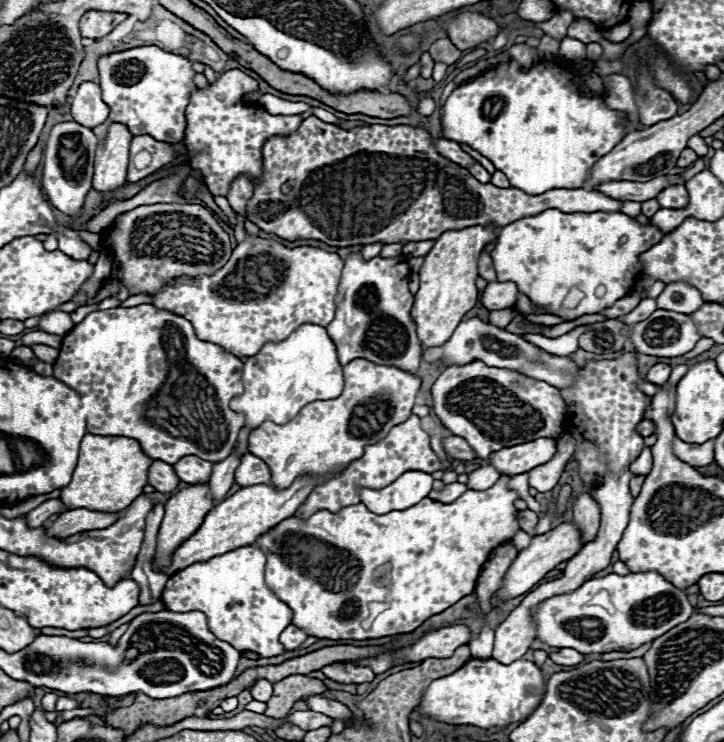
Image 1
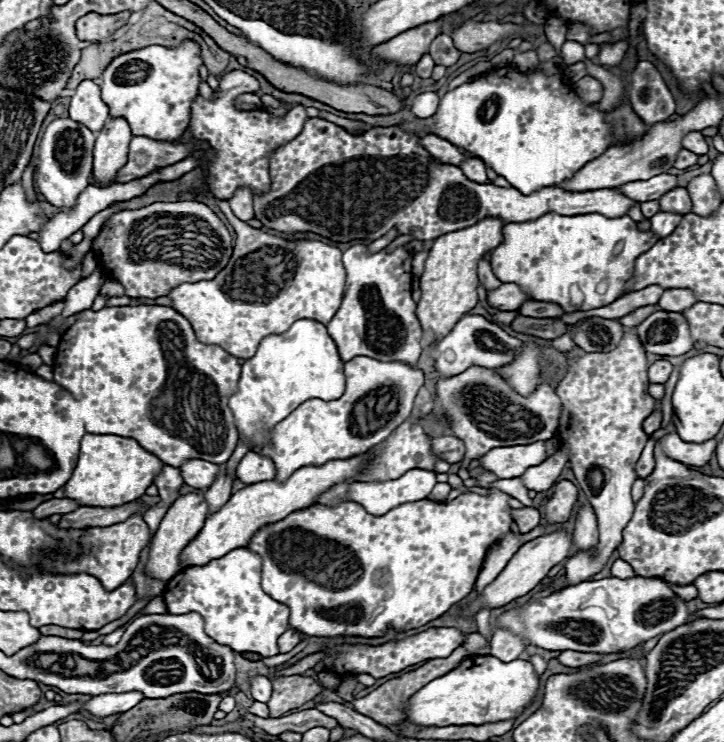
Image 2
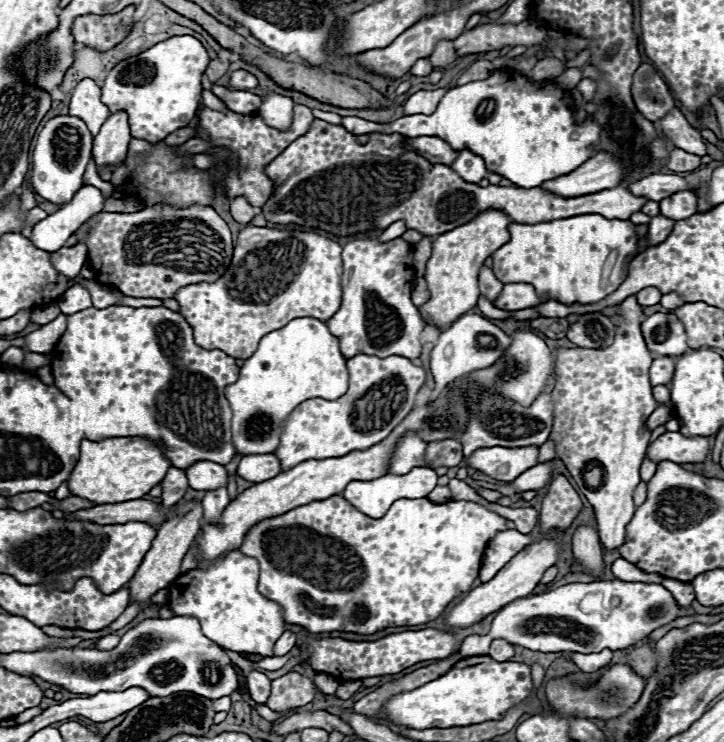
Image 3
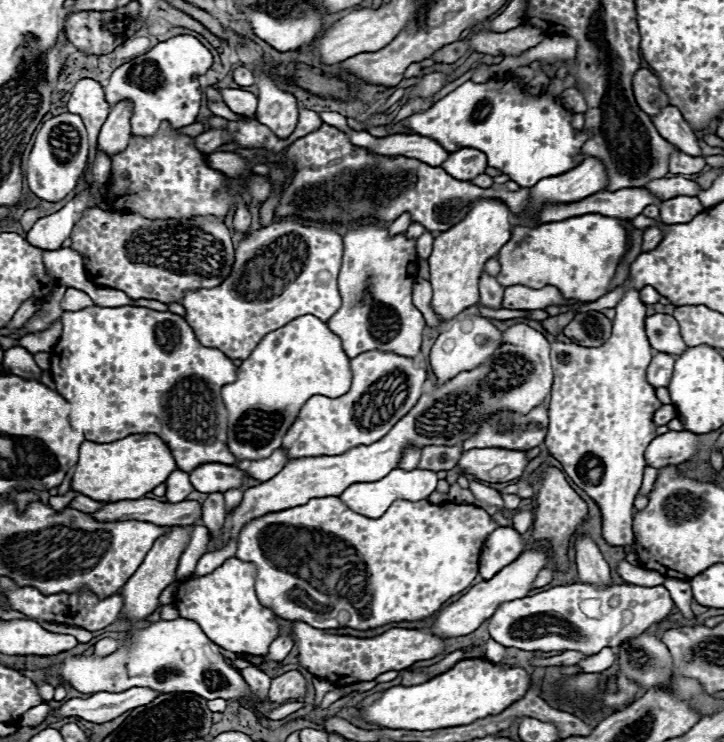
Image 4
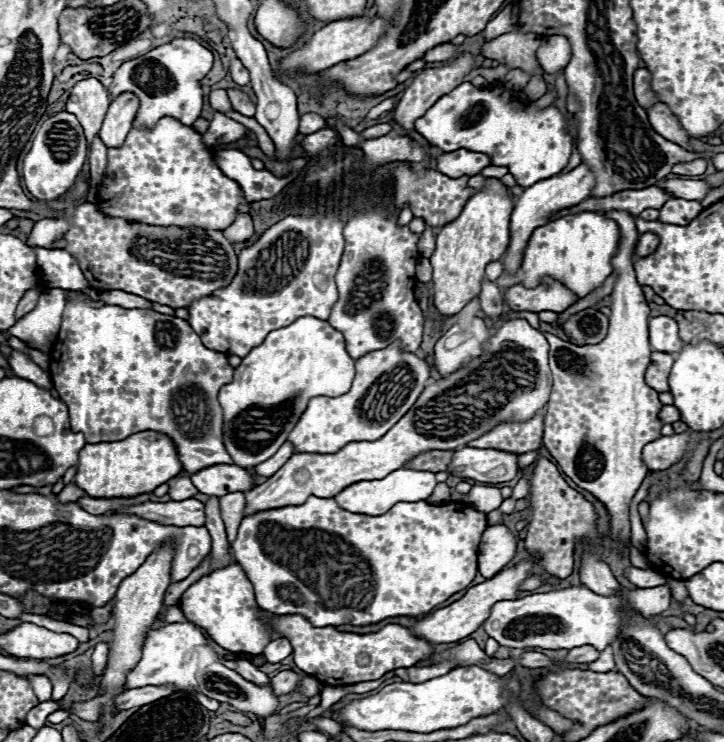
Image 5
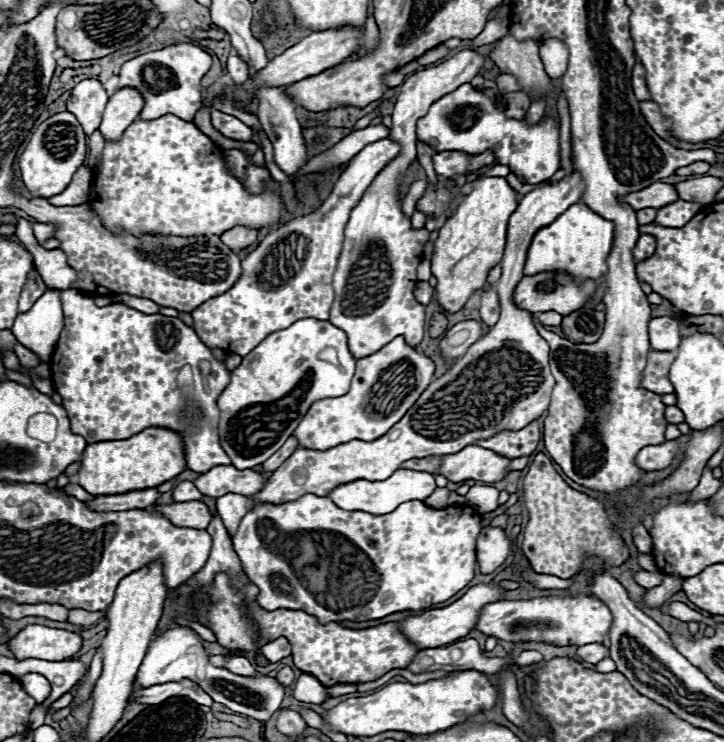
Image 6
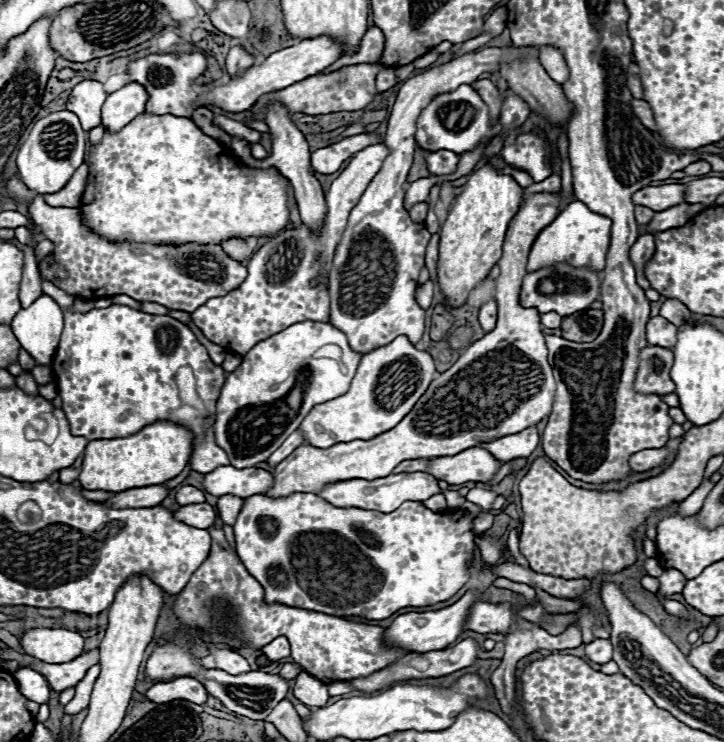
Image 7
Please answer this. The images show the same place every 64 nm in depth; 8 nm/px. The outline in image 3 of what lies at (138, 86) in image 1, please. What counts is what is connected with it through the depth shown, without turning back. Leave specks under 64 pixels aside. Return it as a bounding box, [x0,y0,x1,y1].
[102,36,210,142]

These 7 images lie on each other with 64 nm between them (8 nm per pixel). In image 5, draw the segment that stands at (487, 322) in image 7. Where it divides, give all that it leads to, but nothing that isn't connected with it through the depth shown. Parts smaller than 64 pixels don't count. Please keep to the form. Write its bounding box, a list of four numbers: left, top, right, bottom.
[480,280,504,320]

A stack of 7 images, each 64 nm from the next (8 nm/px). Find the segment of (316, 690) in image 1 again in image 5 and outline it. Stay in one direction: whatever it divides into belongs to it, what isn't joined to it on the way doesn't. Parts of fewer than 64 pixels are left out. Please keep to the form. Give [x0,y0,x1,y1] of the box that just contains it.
[270,670,298,696]

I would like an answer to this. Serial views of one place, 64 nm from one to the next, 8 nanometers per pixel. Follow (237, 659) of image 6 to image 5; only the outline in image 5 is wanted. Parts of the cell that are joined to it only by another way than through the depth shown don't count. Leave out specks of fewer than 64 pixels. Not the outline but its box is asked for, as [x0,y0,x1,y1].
[234,660,270,684]

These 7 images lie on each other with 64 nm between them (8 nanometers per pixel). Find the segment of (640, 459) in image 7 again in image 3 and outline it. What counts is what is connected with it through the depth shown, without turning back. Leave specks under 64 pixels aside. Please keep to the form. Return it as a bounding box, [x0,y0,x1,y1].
[648,432,708,462]

